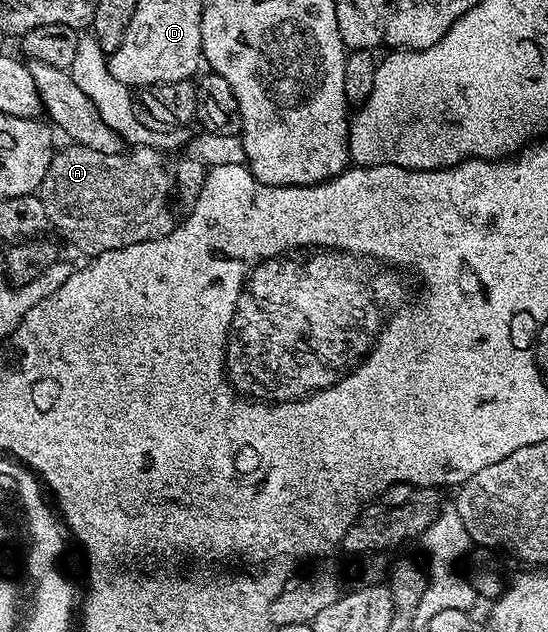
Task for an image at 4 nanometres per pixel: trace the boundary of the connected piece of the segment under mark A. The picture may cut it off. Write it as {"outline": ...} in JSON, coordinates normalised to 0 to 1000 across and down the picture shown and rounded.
{"outline":[[[137,226],[126,228],[122,231],[126,236],[117,236],[100,244],[93,258],[89,259],[89,269],[84,271],[82,283],[75,290],[69,301],[69,324],[80,337],[88,342],[88,350],[141,394],[146,400],[161,400],[162,408],[177,407],[182,400],[192,400],[193,397],[208,397],[210,394],[221,394],[223,391],[237,391],[245,384],[254,381],[268,381],[279,373],[277,361],[285,356],[285,348],[292,343],[292,335],[299,331],[299,323],[307,318],[307,304],[318,299],[318,267],[308,258],[308,252],[301,244],[290,236],[276,236],[270,231],[250,229],[246,233],[235,234],[232,239],[221,239],[215,242],[181,242],[170,236],[159,236],[155,229],[141,229]]]}

